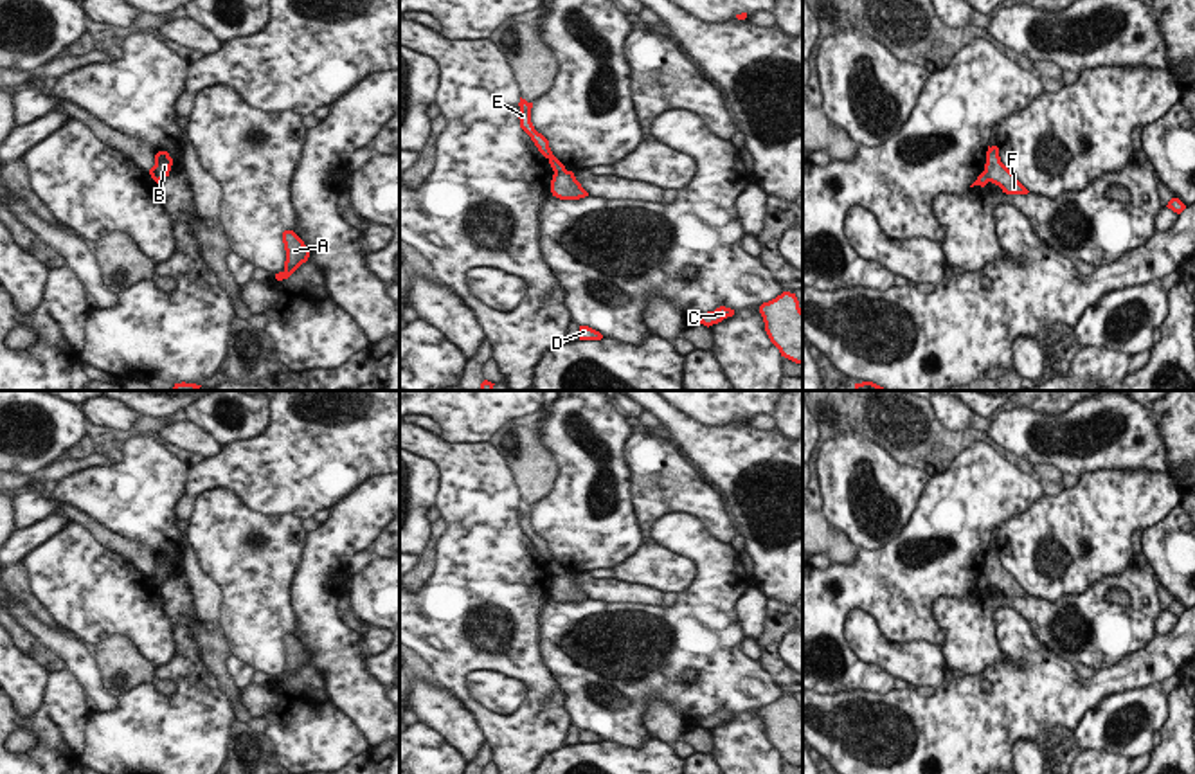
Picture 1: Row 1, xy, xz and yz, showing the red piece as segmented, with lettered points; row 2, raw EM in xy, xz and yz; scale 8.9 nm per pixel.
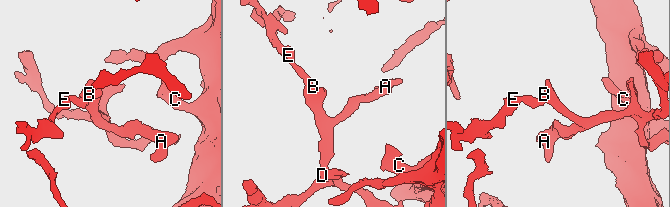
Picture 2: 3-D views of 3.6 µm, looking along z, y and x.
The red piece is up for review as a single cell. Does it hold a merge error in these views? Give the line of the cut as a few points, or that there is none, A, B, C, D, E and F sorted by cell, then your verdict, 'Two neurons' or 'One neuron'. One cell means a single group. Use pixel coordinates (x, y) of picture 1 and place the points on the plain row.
Split along xz (566, 573), (555, 576). Groups: A B C D F / E. Two neurons

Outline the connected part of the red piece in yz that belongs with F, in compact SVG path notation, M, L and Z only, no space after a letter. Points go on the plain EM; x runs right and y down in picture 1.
M988 549L984 576L988 585L999 589L1006 598L1028 598L1029 594L1015 581L1015 578L1001 565L999 551Z

